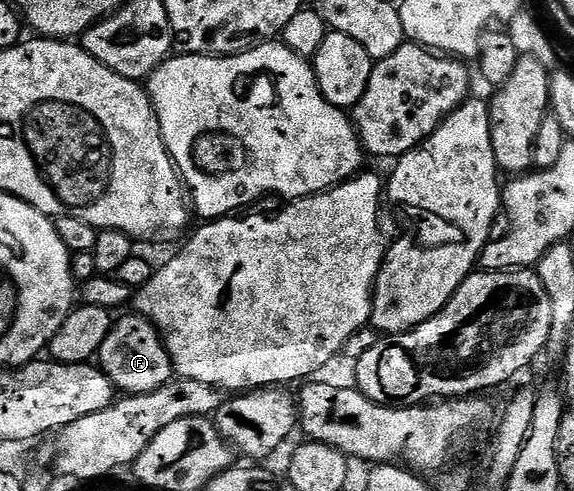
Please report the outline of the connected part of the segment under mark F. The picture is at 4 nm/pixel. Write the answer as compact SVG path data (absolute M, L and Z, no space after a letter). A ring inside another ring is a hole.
M131 315L113 324L98 354L98 367L112 380L121 394L153 393L173 380L174 370L170 355L164 349L160 332L147 317Z

